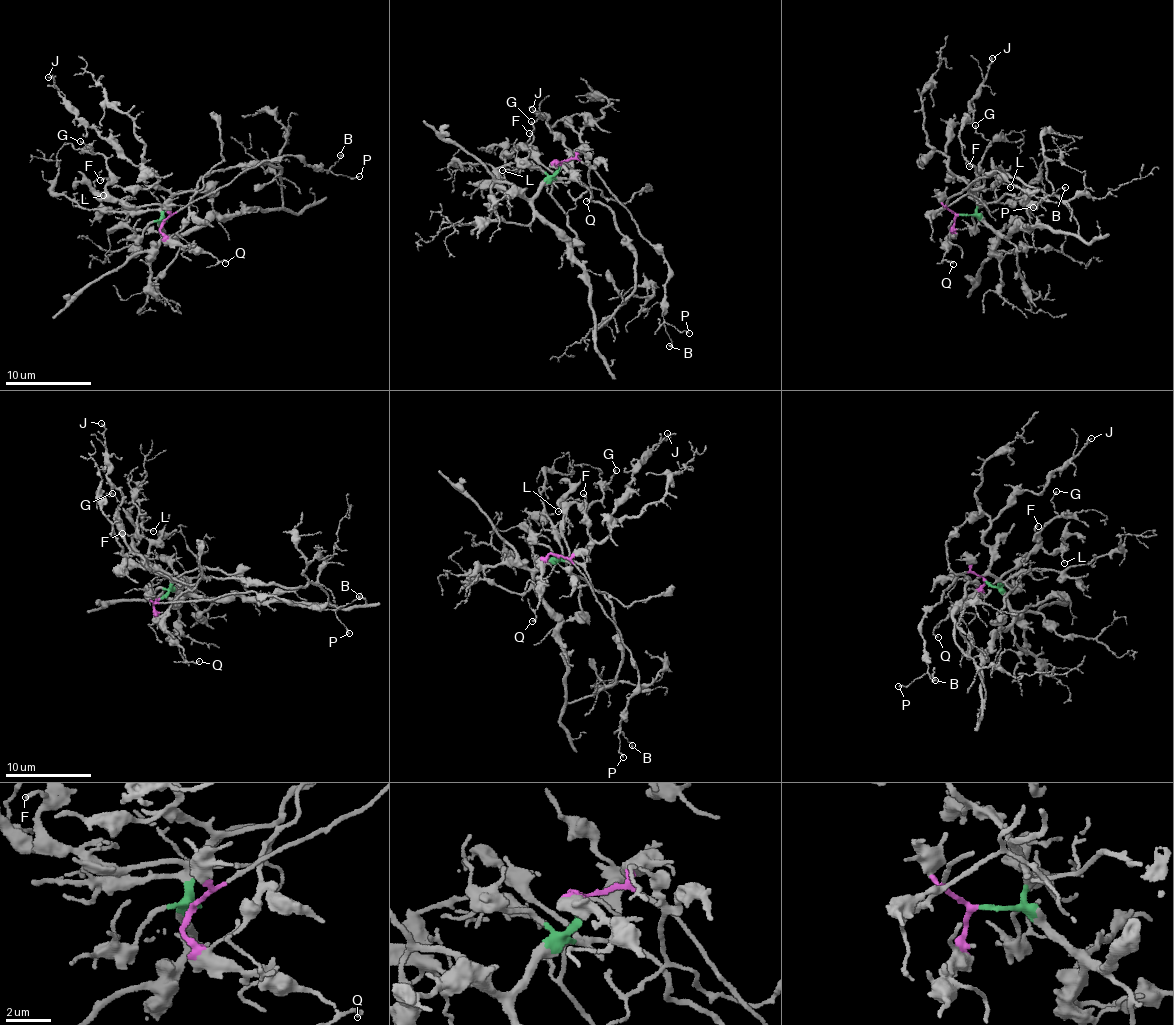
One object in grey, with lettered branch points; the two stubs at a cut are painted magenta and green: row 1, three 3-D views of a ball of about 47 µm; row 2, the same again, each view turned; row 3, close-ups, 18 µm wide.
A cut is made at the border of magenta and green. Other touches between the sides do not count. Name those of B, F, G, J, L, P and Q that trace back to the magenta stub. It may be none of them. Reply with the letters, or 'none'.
B, P, Q

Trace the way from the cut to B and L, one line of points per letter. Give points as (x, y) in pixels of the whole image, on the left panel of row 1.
B: (164, 220), (241, 173), (283, 155), (301, 158), (322, 171), (331, 169), (340, 154)
L: (164, 220), (154, 211), (142, 211), (119, 198), (96, 198), (94, 193), (104, 196)

